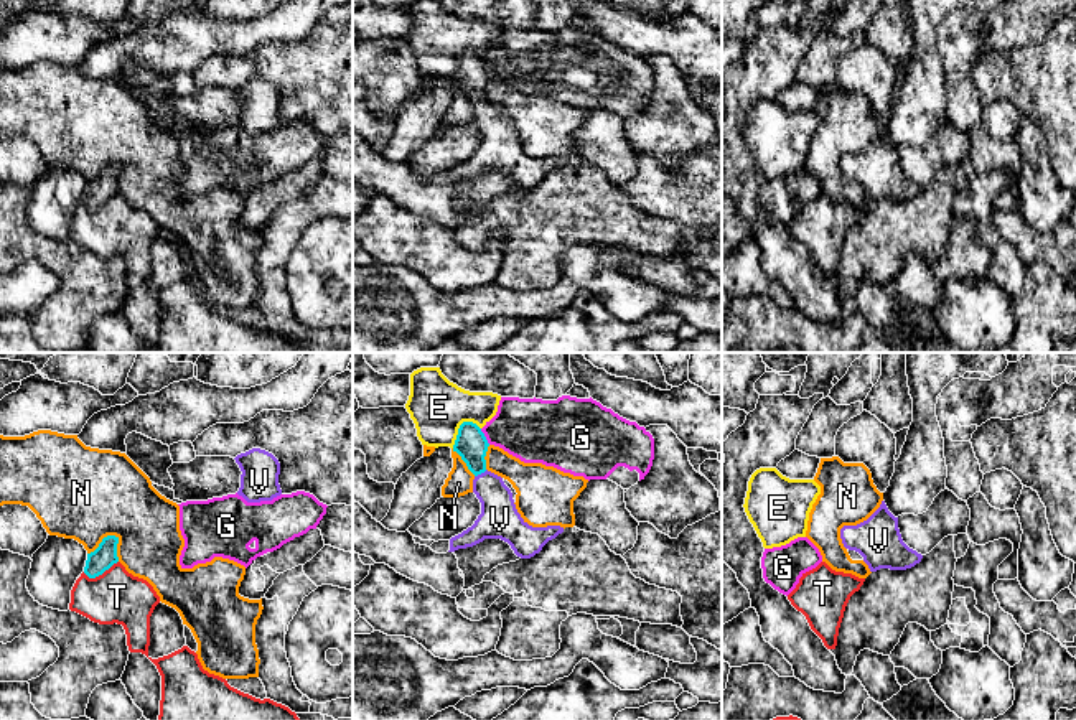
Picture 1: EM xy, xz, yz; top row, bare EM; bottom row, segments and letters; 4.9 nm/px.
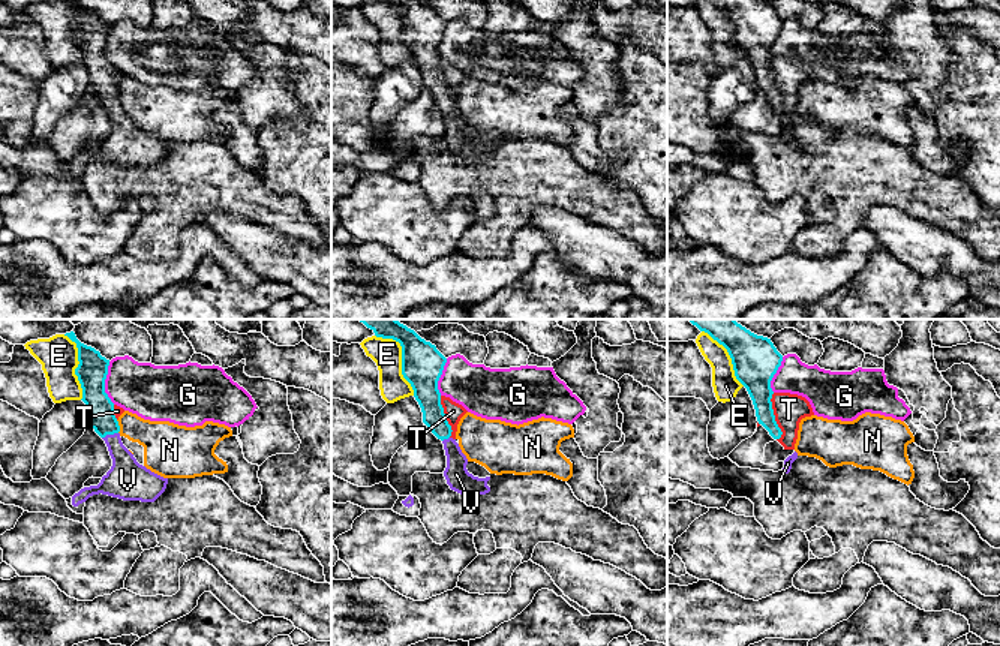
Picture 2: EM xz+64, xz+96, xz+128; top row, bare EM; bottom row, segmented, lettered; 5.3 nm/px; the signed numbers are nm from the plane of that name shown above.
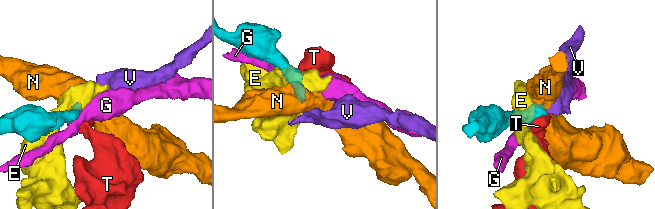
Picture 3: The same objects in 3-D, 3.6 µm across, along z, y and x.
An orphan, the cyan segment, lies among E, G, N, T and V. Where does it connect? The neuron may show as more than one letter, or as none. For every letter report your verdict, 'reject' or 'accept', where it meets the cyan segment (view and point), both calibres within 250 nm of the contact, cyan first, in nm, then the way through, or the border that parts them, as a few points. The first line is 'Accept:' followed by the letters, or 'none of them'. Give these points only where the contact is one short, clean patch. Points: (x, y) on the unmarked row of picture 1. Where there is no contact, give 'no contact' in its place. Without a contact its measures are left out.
Accept: V
E: reject; contact xz (460, 58); calibres 160 and 280 nm
G: reject; contact xz (485, 68); calibres 160 and 320 nm; border xz (480, 60), (490, 74)
N: reject; contact xy (102, 170); calibres 120 and 460 nm; border xy (119, 168), (104, 168), (88, 185)
T: reject; contact xy (99, 205); calibres 120 and 260 nm; border xy (117, 191), (94, 208), (88, 208), (83, 203)
V: accept; contact xz (480, 104); calibres 160 and 190 nm; way xz (472, 76), (480, 104), (496, 129), (500, 150)

